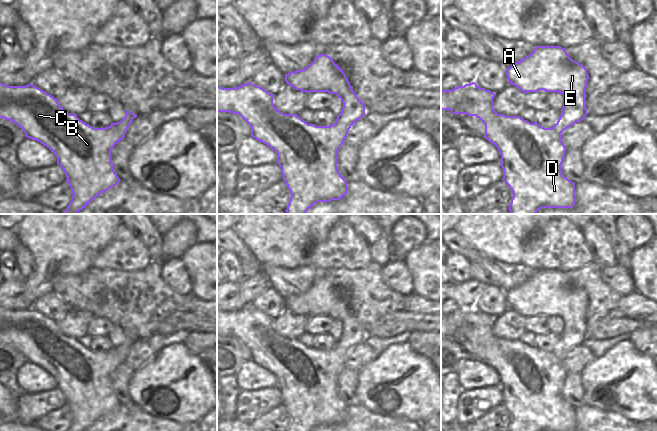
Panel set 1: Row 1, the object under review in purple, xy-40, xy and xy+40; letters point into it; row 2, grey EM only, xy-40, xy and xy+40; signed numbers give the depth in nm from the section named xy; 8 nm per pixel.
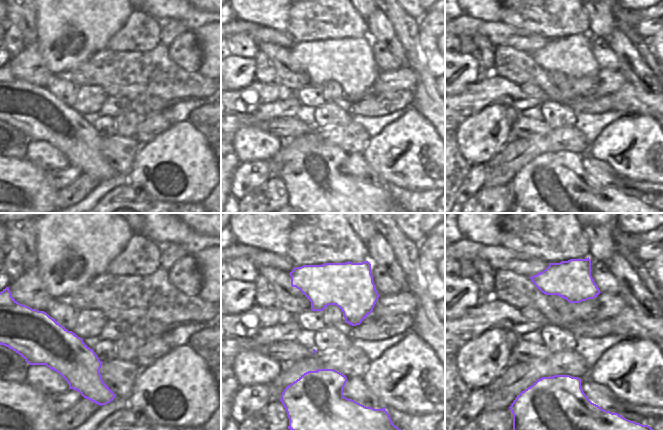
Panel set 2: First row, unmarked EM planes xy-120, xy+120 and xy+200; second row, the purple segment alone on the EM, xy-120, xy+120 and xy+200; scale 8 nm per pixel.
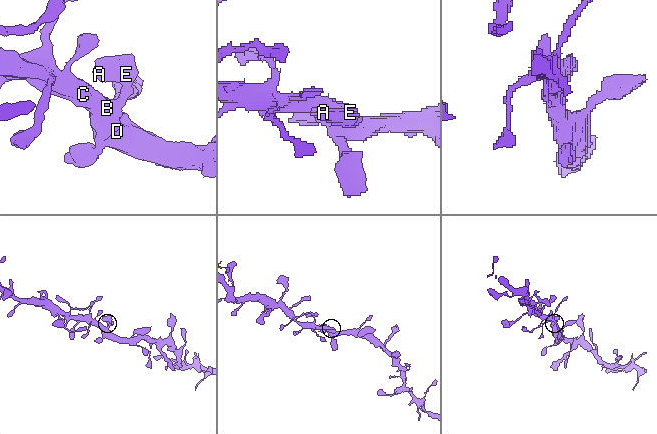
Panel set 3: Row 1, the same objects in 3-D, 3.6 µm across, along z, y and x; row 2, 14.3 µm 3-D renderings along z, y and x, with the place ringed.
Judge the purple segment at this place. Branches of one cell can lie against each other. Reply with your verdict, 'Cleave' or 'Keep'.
Keep.

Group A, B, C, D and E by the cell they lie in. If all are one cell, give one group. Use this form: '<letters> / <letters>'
A B C D E

